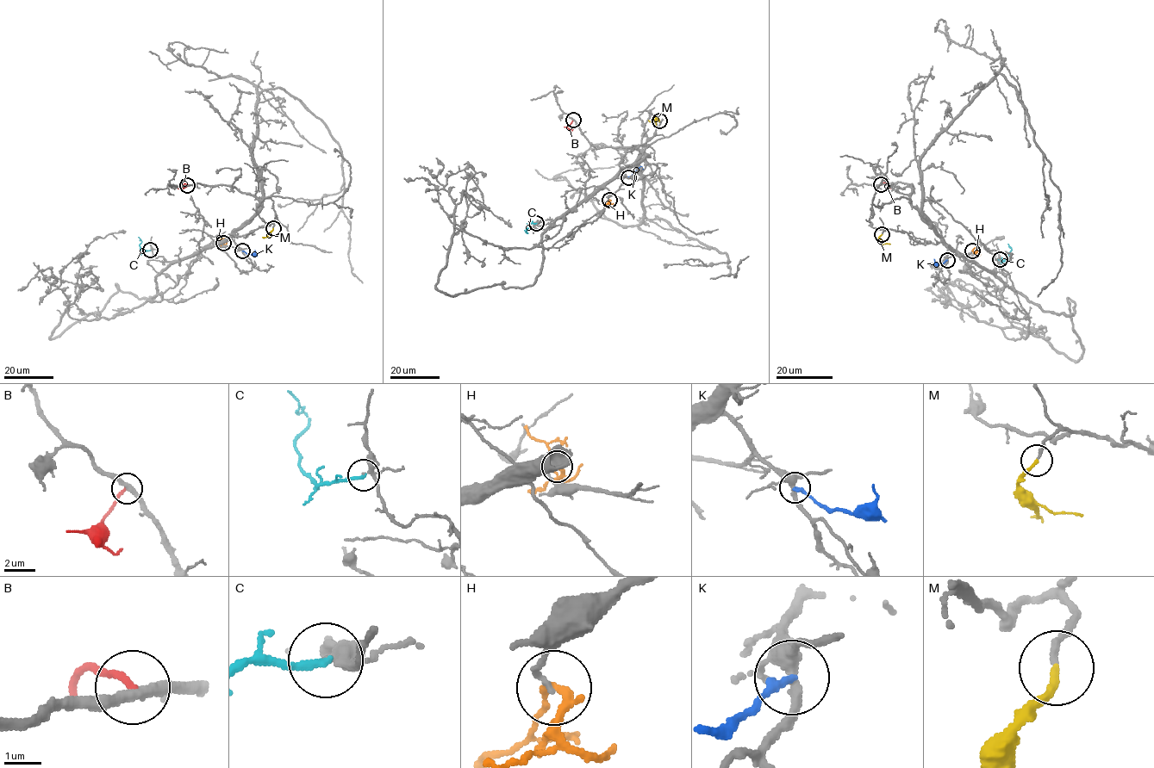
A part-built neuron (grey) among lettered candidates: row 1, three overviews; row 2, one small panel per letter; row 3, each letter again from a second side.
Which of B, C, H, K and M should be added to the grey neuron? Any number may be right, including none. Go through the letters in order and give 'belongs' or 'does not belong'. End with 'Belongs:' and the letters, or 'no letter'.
B: does not belong
C: does not belong
H: does not belong
K: does not belong
M: belongs
Belongs: M

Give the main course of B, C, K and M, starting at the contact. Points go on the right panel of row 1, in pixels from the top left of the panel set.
B: (881, 183), (892, 185)
C: (1000, 259), (1007, 257), (1011, 249), (1007, 244)
K: (947, 260), (938, 264), (934, 259)
M: (882, 233), (879, 238), (890, 244)

